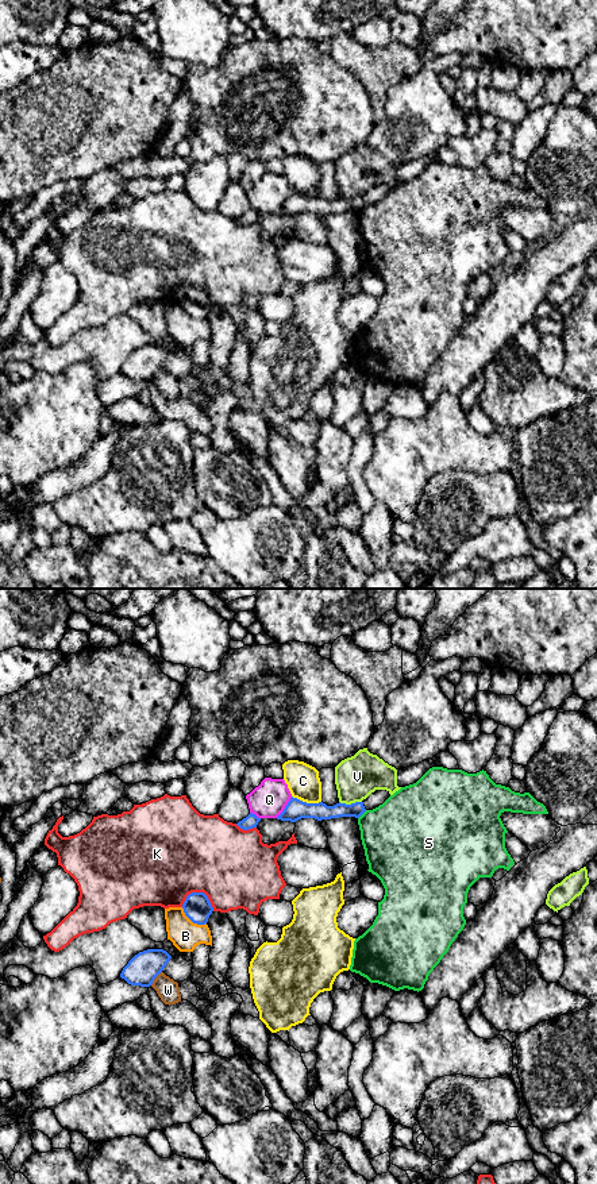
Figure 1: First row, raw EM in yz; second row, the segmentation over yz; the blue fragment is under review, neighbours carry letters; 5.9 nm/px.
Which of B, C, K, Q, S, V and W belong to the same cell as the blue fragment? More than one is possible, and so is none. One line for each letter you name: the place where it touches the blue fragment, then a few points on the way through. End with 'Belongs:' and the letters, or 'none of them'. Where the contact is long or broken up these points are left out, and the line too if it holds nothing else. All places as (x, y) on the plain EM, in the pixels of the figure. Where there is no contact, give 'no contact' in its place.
Belongs: none of them

